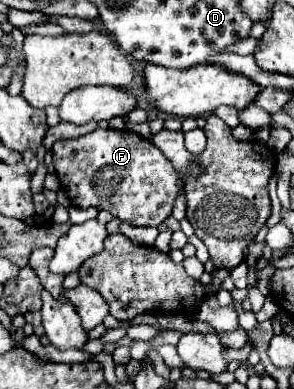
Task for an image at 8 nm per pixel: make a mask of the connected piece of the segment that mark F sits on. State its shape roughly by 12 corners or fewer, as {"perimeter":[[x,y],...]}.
{"perimeter":[[128,130],[52,150],[74,206],[160,226],[186,178]]}

